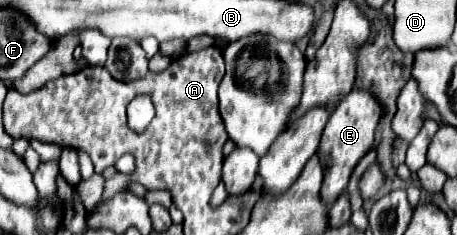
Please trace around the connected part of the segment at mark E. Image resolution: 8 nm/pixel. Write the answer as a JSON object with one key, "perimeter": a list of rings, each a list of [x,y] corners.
{"perimeter":[[[353,88],[349,92],[349,96],[345,96],[339,102],[339,106],[335,108],[335,112],[331,114],[331,118],[323,130],[319,152],[317,152],[321,156],[323,156],[323,152],[331,152],[329,156],[323,156],[325,180],[323,180],[323,192],[321,194],[323,194],[325,204],[331,204],[347,188],[347,182],[349,182],[353,168],[373,146],[375,128],[377,128],[377,122],[381,120],[383,114],[385,114],[385,108],[381,106],[381,102],[369,90],[361,90],[361,88]]]}

